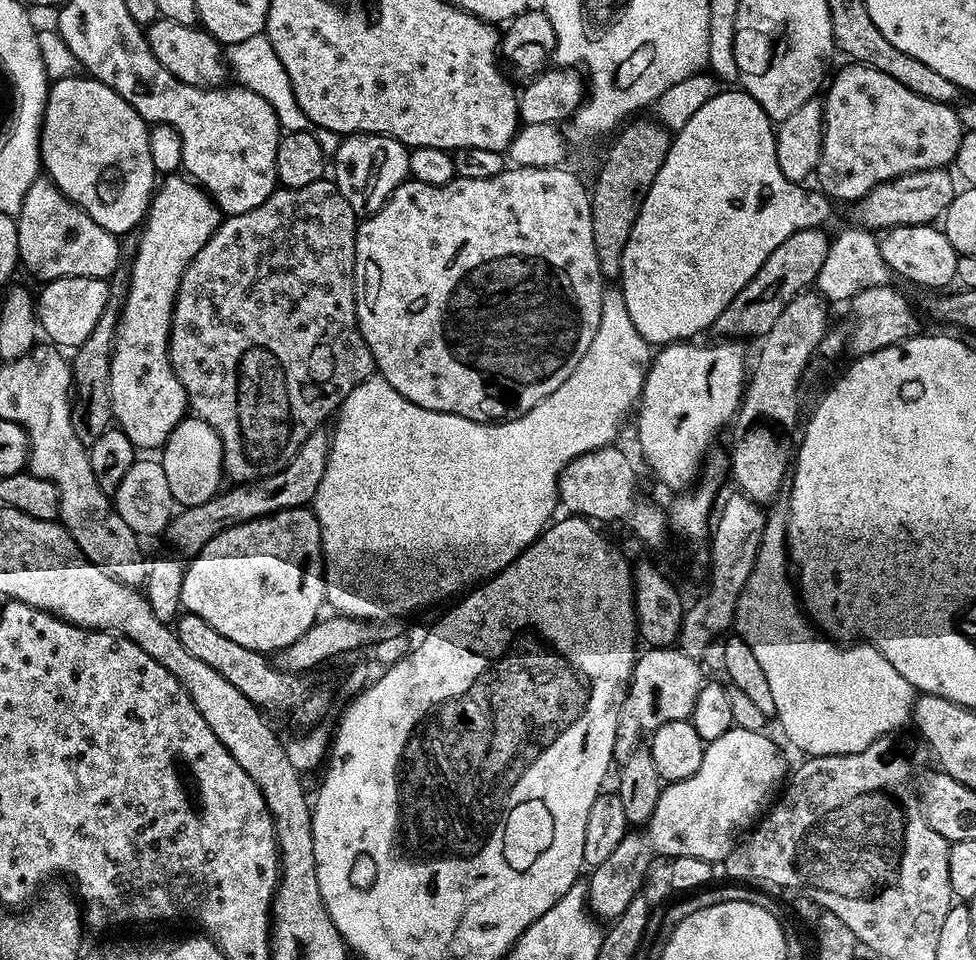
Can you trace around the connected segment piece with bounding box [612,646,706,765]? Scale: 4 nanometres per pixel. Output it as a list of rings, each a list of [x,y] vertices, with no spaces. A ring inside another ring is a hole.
[[[678,646],[670,648],[645,647],[637,655],[632,666],[632,677],[628,679],[628,690],[620,707],[620,724],[616,727],[616,740],[613,742],[612,758],[617,765],[624,764],[626,758],[641,741],[643,734],[650,734],[664,726],[666,722],[678,722],[691,717],[698,690],[706,682],[700,669],[701,661],[686,654]]]

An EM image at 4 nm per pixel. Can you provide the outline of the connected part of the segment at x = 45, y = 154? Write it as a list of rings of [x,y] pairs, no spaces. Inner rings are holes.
[[[64,76],[61,80],[51,81],[44,125],[40,128],[43,171],[64,197],[73,200],[107,232],[121,234],[120,232],[128,232],[131,228],[139,229],[148,215],[152,194],[158,184],[158,173],[150,158],[149,125],[137,114],[134,106],[130,106],[130,102],[110,90],[110,86],[106,86],[101,80],[80,76]]]

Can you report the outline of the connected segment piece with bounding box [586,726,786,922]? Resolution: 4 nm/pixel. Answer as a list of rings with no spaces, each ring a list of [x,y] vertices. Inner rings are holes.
[[[733,726],[729,732],[722,734],[722,738],[707,741],[698,770],[694,770],[690,778],[665,783],[654,806],[654,814],[650,814],[642,830],[629,831],[628,835],[622,838],[622,842],[614,846],[614,854],[610,854],[606,862],[591,869],[592,877],[586,880],[589,912],[604,922],[619,918],[622,910],[626,910],[626,906],[630,906],[632,899],[641,891],[640,883],[643,882],[656,852],[666,858],[689,855],[690,858],[700,858],[709,862],[723,861],[724,857],[736,847],[738,837],[744,834],[739,832],[746,831],[752,823],[753,827],[767,813],[785,780],[784,756],[768,734]]]

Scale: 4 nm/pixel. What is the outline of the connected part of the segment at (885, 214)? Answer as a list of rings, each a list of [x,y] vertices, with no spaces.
[[[947,167],[918,170],[874,186],[874,190],[851,205],[852,216],[856,219],[853,221],[859,227],[869,230],[887,230],[900,228],[904,224],[932,224],[939,221],[958,191],[957,181],[953,173],[948,171]]]

